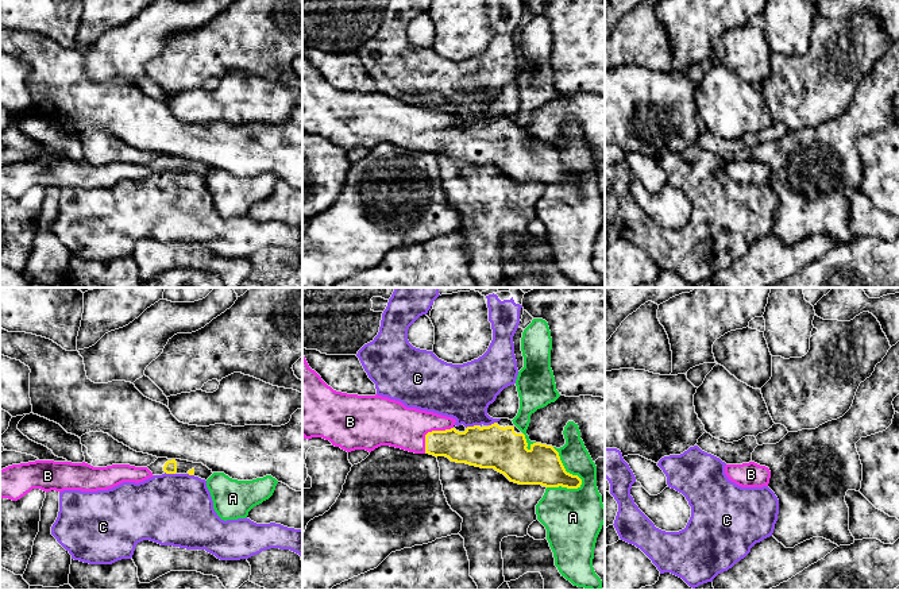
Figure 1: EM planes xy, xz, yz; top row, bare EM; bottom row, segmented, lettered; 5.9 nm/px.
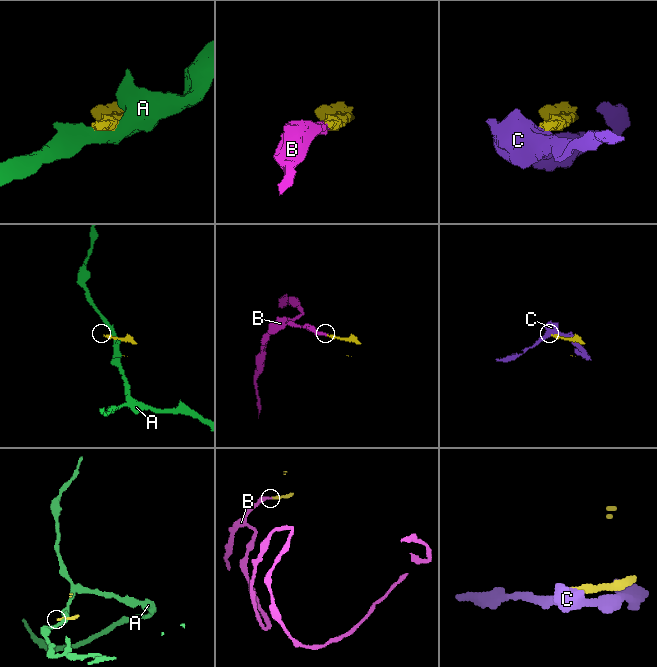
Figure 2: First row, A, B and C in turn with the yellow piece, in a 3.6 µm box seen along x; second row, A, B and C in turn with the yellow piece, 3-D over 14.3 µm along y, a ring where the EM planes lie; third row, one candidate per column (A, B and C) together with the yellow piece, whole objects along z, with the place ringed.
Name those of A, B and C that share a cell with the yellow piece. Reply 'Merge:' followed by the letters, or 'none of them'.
Merge: B

